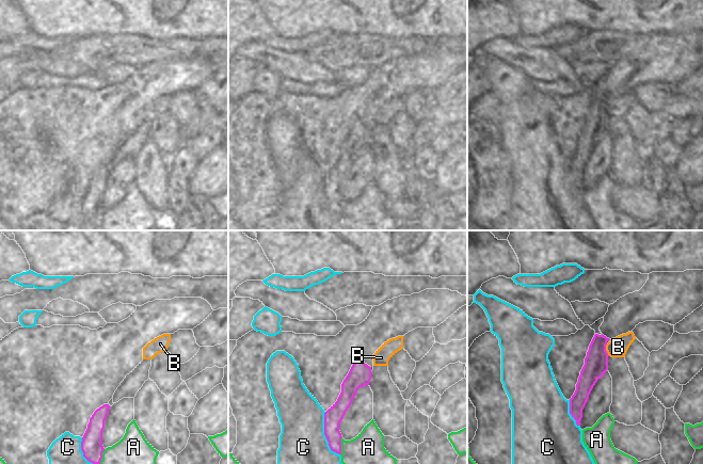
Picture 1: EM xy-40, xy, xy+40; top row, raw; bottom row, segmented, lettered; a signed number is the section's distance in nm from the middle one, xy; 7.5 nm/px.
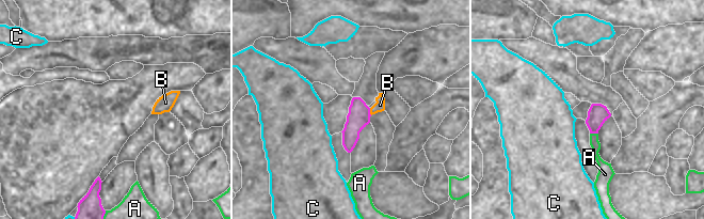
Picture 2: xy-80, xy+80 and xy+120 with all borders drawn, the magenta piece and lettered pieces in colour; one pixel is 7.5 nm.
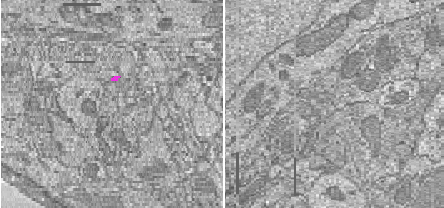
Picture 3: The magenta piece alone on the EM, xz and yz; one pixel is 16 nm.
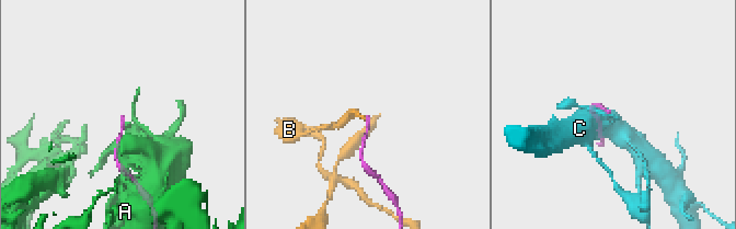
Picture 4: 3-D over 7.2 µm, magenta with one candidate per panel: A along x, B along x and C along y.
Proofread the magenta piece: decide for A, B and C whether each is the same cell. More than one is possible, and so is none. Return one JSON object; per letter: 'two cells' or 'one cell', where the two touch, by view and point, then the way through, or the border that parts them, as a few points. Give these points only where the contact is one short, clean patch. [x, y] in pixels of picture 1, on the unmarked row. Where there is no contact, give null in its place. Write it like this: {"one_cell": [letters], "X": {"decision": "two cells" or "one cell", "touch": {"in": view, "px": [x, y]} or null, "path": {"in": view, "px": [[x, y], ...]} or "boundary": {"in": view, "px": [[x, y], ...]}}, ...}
{"one_cell": [], "A": {"decision": "two cells", "touch": {"in": "xy", "px": [340, 207]}}, "B": {"decision": "two cells", "touch": {"in": "xy+40", "px": [605, 111]}, "boundary": {"in": "xy+40", "px": [[606, 105], [606, 113], [609, 116]]}}, "C": {"decision": "two cells", "touch": {"in": "xy", "px": [324, 195]}}}

